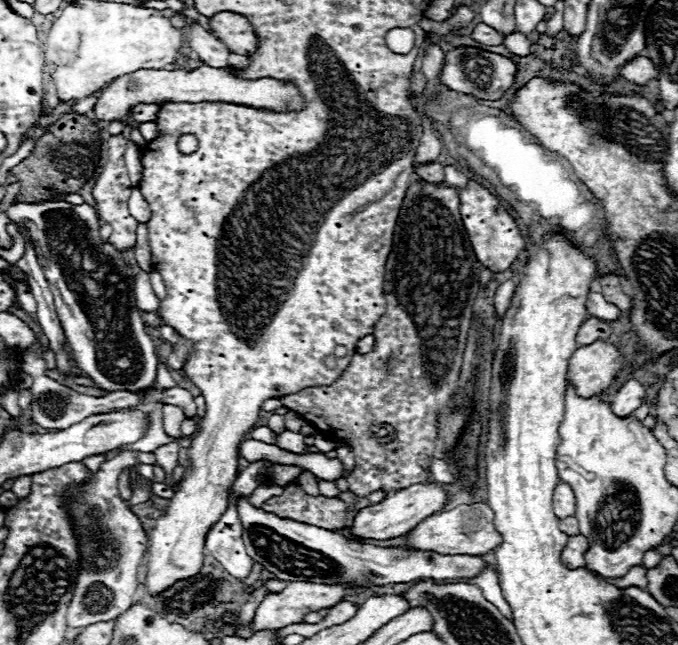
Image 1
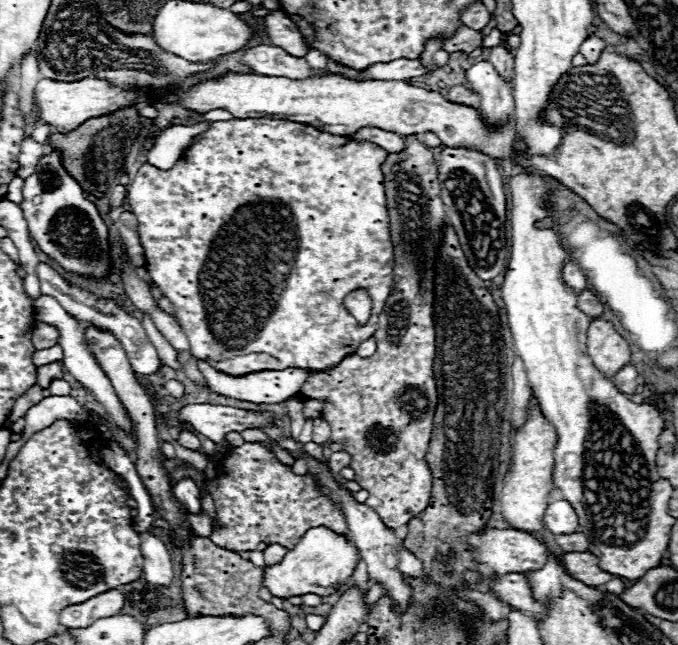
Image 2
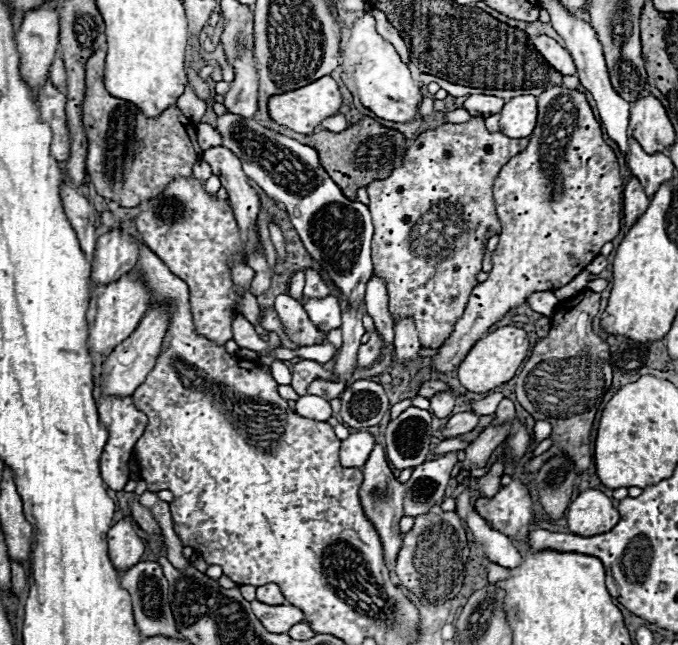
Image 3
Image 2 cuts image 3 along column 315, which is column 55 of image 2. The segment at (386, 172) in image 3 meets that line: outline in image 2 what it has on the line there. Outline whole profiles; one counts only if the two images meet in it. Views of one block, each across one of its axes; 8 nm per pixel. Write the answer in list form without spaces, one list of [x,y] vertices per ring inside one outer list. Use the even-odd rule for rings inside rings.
[[[118,108],[116,112],[112,112],[112,116],[98,116],[96,120],[86,120],[84,124],[80,124],[80,128],[68,134],[52,134],[48,144],[62,152],[64,168],[78,180],[78,184],[86,192],[94,196],[106,196],[108,190],[124,174],[126,158],[138,134],[142,132],[142,124],[144,118],[138,114],[136,108]]]

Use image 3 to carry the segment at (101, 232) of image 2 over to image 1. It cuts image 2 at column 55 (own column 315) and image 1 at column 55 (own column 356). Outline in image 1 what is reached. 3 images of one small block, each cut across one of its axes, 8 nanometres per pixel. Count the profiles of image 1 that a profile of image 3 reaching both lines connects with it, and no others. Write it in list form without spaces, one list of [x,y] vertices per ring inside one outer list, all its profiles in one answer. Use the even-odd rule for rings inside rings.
[[[44,202],[44,204],[14,204],[6,210],[12,222],[24,222],[30,228],[34,238],[36,256],[40,266],[44,268],[44,276],[52,288],[56,312],[60,316],[66,344],[72,350],[72,358],[78,368],[102,390],[128,390],[128,392],[144,392],[156,384],[156,348],[152,338],[146,334],[140,310],[134,300],[134,272],[130,264],[122,258],[114,246],[100,240],[100,218],[96,210],[88,204],[68,204],[60,202]]]

